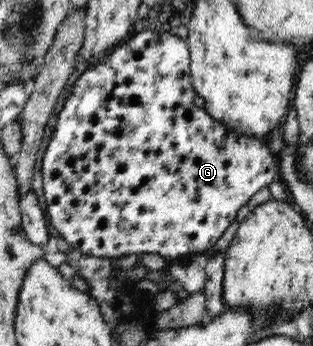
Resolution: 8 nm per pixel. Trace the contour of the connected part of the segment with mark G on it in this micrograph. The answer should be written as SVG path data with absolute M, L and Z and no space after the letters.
M146 29L129 37L127 42L118 46L100 62L90 65L79 77L76 88L58 114L55 131L42 160L43 193L48 204L48 216L52 226L55 226L68 244L84 253L111 259L129 254L160 254L168 266L188 255L205 254L218 242L230 223L237 222L238 210L246 206L260 188L268 186L272 180L278 180L275 155L270 152L266 140L256 135L240 133L228 123L214 119L204 107L196 105L195 100L199 95L192 85L190 69L190 50L184 39L178 38L172 32L152 32Z

